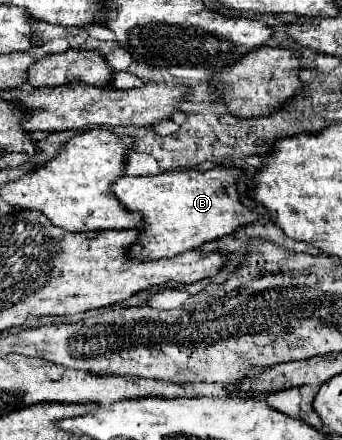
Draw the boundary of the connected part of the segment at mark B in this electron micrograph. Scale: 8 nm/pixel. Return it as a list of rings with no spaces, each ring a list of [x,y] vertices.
[[[219,165],[207,171],[185,169],[149,177],[119,177],[111,187],[115,197],[129,213],[141,215],[141,225],[135,227],[139,237],[129,247],[129,257],[139,261],[175,257],[257,221],[257,213],[239,201],[235,187],[235,177],[239,175],[239,169]]]

